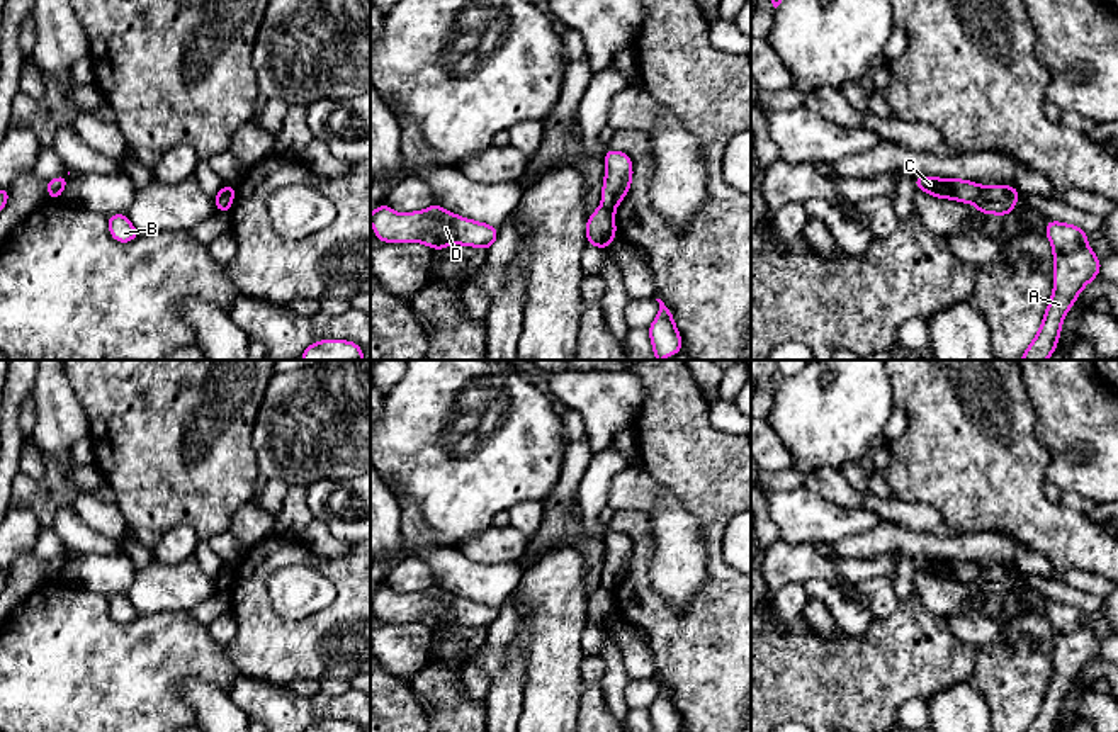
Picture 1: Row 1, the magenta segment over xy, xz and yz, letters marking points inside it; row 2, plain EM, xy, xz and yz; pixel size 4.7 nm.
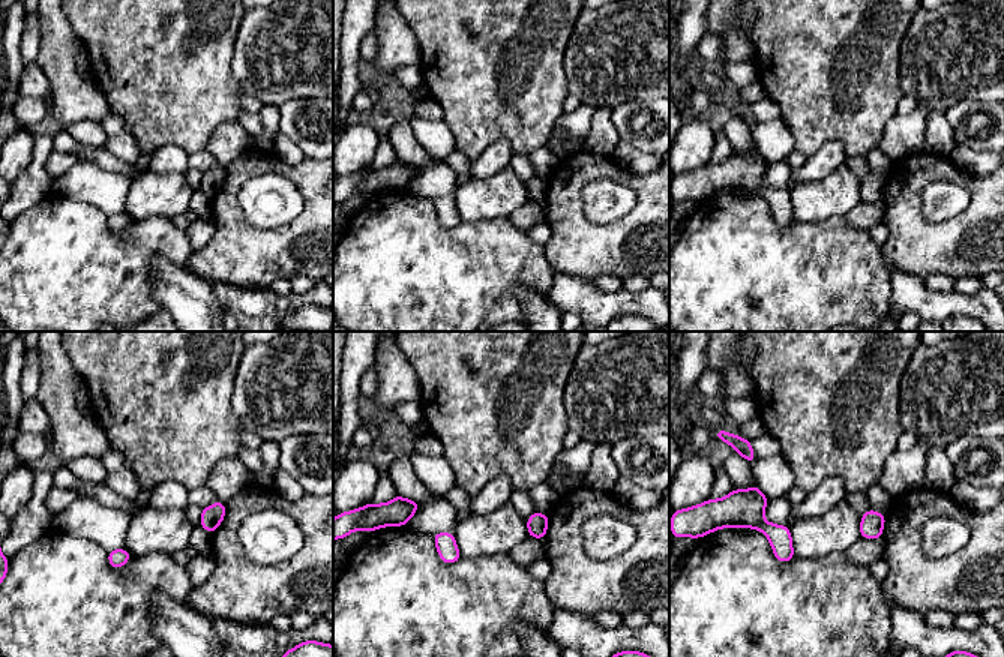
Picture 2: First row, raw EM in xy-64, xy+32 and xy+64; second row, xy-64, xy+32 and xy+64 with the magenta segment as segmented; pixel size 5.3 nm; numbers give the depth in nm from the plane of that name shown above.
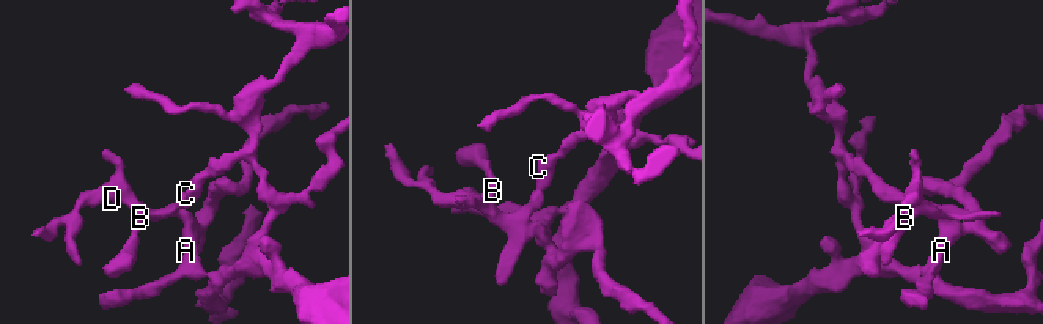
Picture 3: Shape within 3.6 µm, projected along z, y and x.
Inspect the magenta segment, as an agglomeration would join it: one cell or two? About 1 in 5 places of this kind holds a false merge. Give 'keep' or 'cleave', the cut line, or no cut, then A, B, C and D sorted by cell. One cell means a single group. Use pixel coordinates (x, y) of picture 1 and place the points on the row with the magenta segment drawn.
cleave | yz (981, 187), (976, 202) | A B D / C

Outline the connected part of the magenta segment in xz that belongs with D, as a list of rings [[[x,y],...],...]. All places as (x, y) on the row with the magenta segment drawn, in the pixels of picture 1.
[[[384,202],[370,214],[374,236],[384,243],[418,241],[442,250],[450,245],[466,245],[491,250],[498,238],[498,228],[460,217],[438,204],[425,211],[399,214]]]

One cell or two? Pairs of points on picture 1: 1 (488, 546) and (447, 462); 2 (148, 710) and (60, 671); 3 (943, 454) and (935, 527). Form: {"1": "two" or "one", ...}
{"1": "two", "2": "one", "3": "two"}

